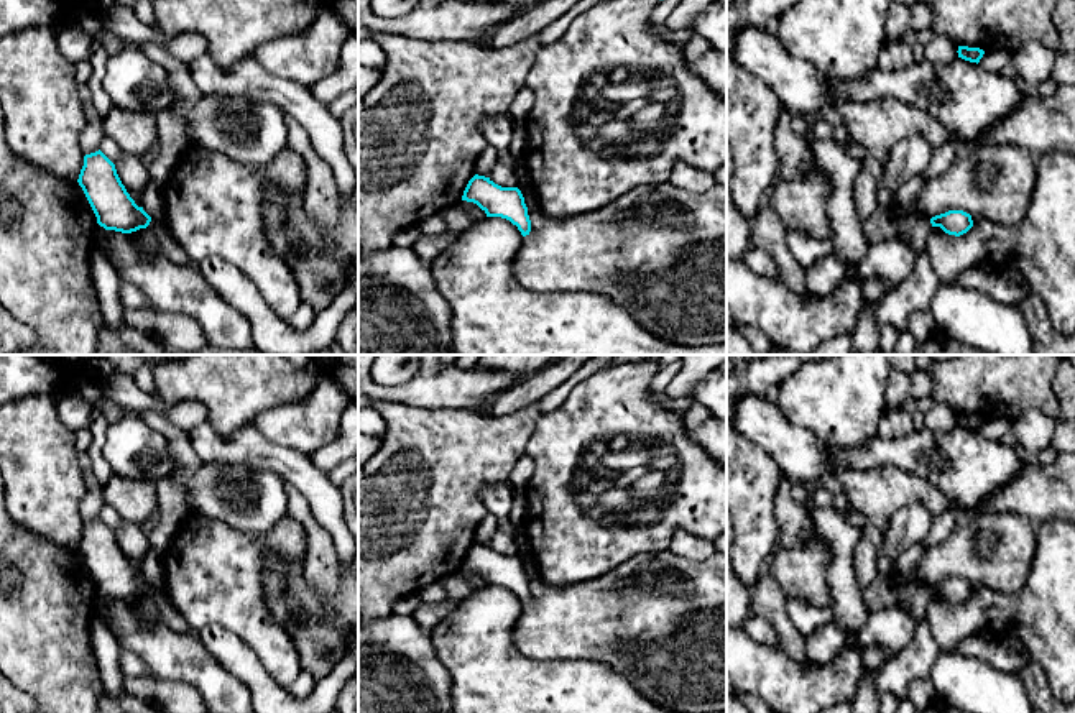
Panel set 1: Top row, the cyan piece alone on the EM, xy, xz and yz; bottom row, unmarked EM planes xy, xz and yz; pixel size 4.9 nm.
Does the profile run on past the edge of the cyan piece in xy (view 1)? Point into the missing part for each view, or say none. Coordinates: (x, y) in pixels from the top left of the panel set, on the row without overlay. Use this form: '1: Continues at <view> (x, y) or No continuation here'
1: No continuation here

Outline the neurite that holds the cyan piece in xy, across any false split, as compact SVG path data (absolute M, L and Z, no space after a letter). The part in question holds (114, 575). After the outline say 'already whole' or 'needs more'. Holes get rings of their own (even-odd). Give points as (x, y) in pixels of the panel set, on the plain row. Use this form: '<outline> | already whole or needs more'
M100 518L84 524L77 550L97 591L105 598L131 601L150 593L151 585L135 572L122 552L115 532Z | already whole

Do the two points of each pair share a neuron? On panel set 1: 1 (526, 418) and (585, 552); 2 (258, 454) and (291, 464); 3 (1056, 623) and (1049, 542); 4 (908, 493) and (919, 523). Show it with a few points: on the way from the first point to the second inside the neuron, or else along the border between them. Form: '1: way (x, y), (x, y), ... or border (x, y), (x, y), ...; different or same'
1: border (541, 414), (525, 452); different
2: way (267, 455), (283, 460); same
3: way (1056, 603), (1056, 562); same
4: border (931, 513), (921, 503), (908, 503), (885, 531); different

